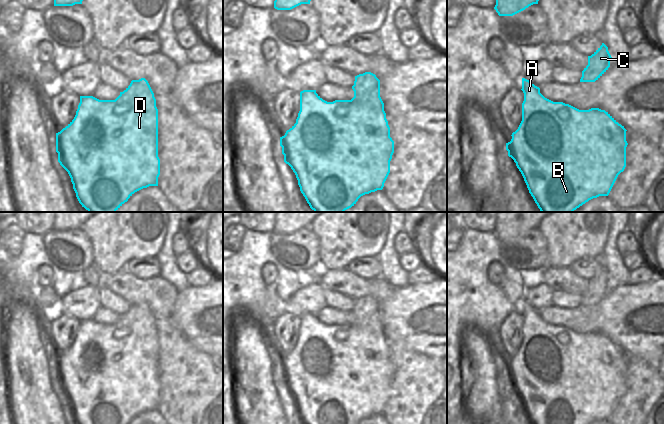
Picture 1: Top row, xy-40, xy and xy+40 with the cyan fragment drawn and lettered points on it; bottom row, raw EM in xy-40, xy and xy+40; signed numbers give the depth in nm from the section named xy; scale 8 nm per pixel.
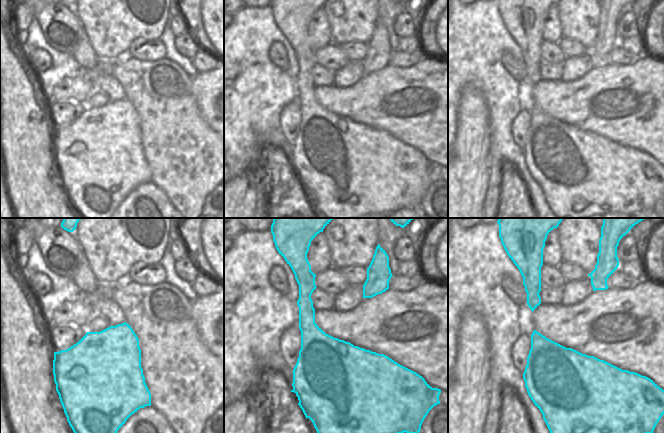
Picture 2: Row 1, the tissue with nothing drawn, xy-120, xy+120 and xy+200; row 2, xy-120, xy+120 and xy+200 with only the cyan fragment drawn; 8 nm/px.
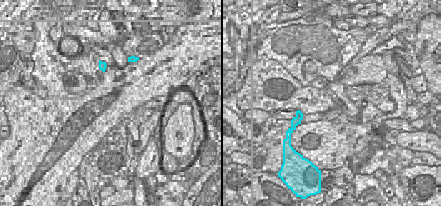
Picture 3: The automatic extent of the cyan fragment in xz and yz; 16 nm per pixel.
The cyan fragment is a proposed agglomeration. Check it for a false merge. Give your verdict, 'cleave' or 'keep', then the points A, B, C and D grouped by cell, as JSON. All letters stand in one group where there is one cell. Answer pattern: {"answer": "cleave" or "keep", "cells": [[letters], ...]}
{"answer": "keep", "cells": [["A", "B", "C", "D"]]}

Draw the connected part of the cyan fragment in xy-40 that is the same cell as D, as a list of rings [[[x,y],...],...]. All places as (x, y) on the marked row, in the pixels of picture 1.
[[[145,78],[132,80],[115,100],[80,96],[74,119],[56,133],[58,162],[68,172],[79,203],[88,212],[116,212],[137,191],[158,186],[158,109],[154,93]]]

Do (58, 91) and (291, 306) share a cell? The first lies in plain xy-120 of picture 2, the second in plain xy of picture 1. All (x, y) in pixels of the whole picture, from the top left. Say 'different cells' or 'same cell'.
same cell

